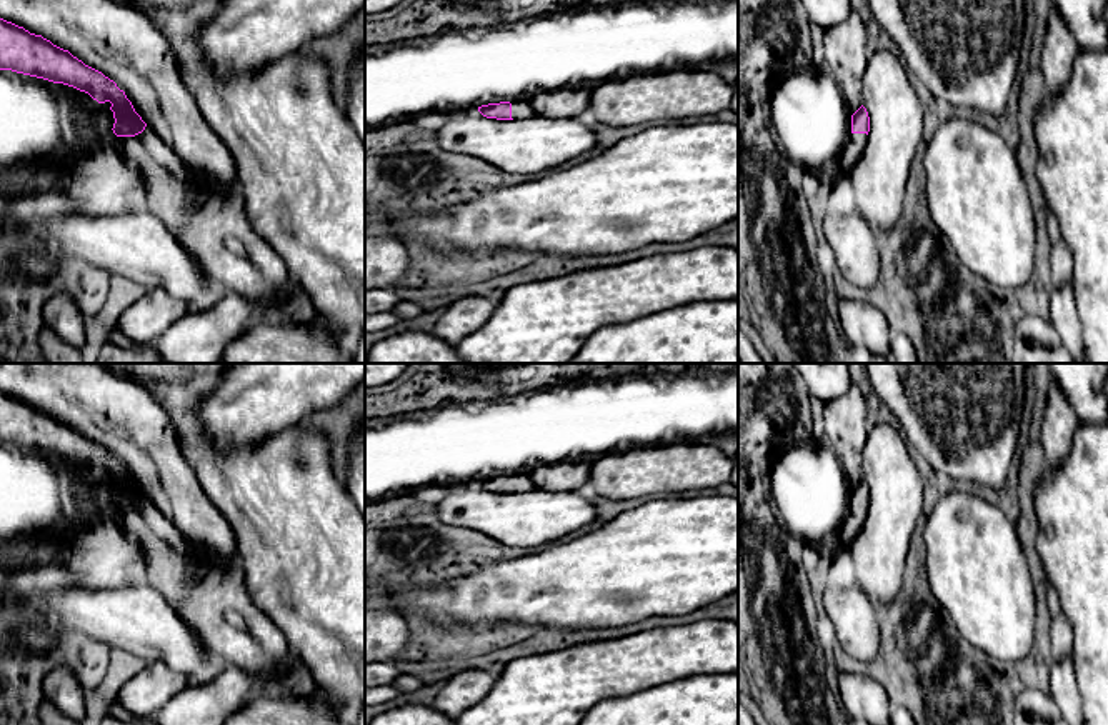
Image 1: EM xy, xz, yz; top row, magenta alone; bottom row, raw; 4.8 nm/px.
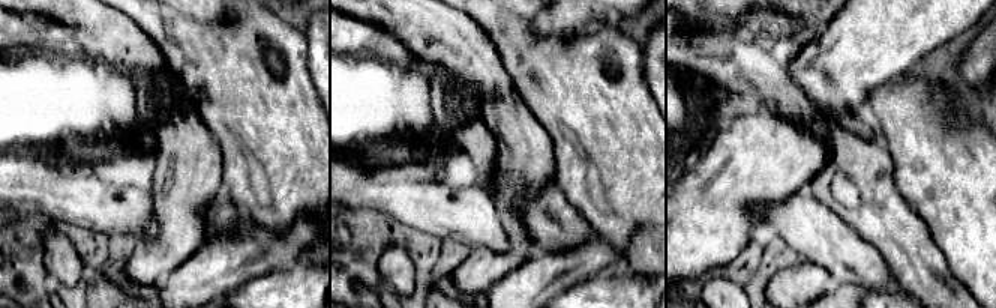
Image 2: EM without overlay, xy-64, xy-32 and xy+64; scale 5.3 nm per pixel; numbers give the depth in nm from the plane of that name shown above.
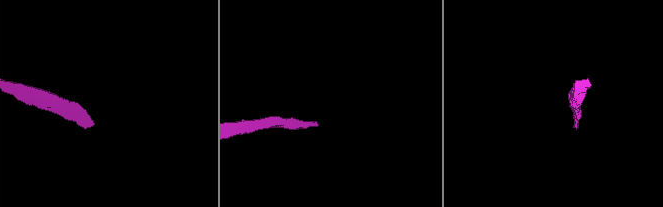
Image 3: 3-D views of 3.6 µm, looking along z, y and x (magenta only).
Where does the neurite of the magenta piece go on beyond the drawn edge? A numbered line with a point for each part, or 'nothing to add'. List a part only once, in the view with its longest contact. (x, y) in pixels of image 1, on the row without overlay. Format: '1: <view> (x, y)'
1: xy (214, 604)

